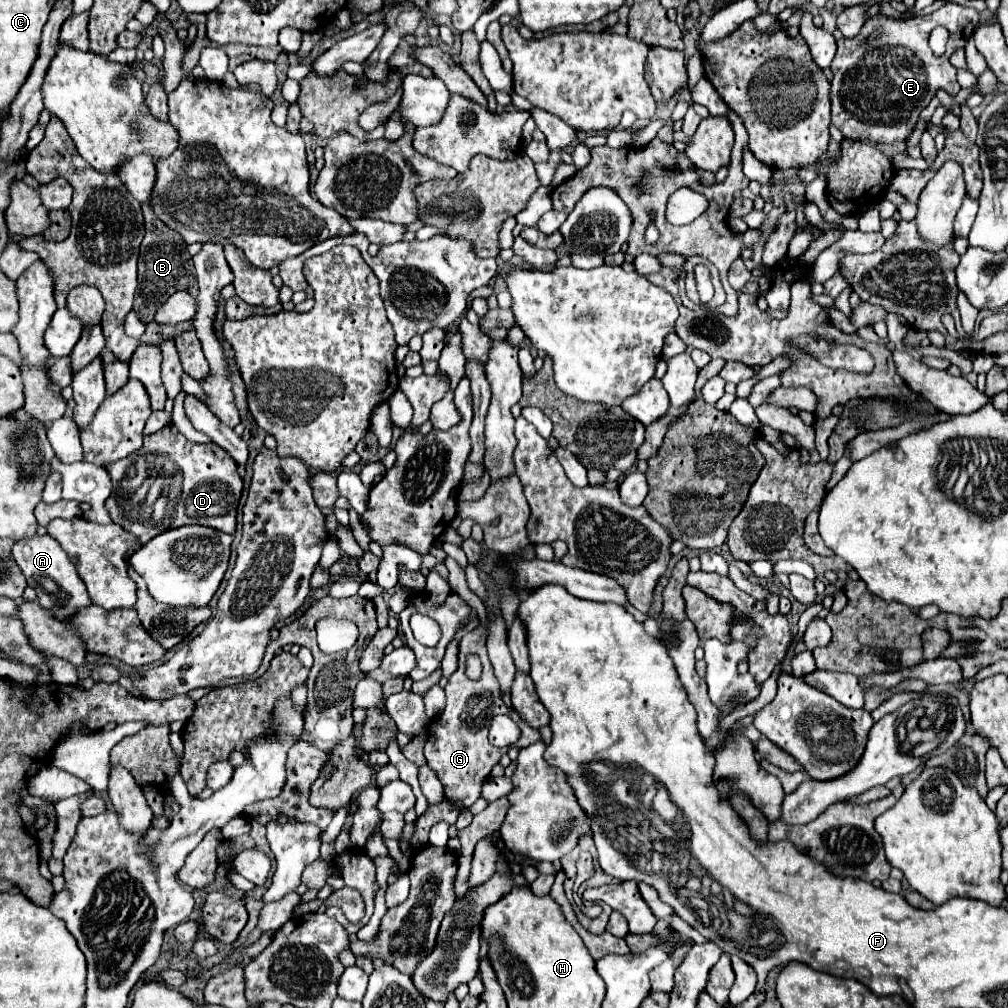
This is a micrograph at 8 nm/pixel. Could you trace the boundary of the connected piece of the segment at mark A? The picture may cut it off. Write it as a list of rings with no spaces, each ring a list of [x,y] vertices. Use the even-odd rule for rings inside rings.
[[[49,534],[33,536],[33,538],[27,538],[27,540],[17,540],[13,544],[11,554],[13,554],[13,560],[19,564],[21,572],[25,574],[27,584],[33,586],[39,592],[41,606],[49,608],[57,620],[67,620],[77,608],[91,604],[91,598],[87,596],[85,584],[79,578],[75,566],[69,562],[69,558],[61,550],[59,542],[55,538],[51,538]],[[45,582],[51,582],[51,590],[49,592],[45,590]],[[45,594],[47,594],[47,598],[45,598]]]

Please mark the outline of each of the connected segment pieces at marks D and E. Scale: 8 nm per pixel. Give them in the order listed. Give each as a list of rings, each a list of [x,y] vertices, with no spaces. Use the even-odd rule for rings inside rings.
[[[171,424],[159,432],[147,434],[143,438],[143,448],[135,456],[127,456],[107,466],[107,472],[113,482],[113,492],[105,502],[105,508],[111,520],[123,526],[127,532],[133,532],[141,544],[147,544],[153,536],[187,526],[201,524],[215,530],[233,534],[237,504],[243,490],[243,480],[237,474],[237,464],[219,448],[217,444],[193,444]],[[147,486],[147,496],[137,502],[137,496],[129,496],[129,488]],[[167,498],[163,516],[155,516],[155,502]]]
[[[949,2],[937,12],[921,14],[911,20],[873,16],[863,24],[859,36],[837,40],[837,54],[831,62],[831,124],[839,128],[845,138],[859,138],[887,146],[905,142],[917,124],[921,110],[931,102],[939,88],[945,88],[951,96],[961,90],[957,68],[949,62],[949,56],[953,50],[965,48],[977,20],[977,10]],[[877,26],[883,28],[883,36],[879,38],[879,78],[873,78],[875,58],[859,44]],[[935,26],[945,26],[949,30],[947,52],[943,56],[935,56],[927,42],[929,32]]]

